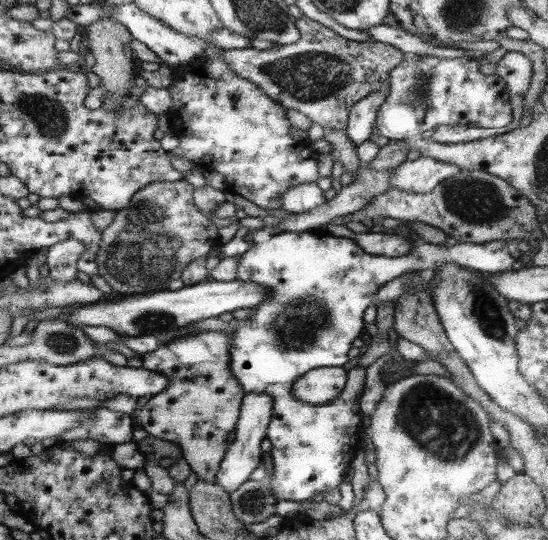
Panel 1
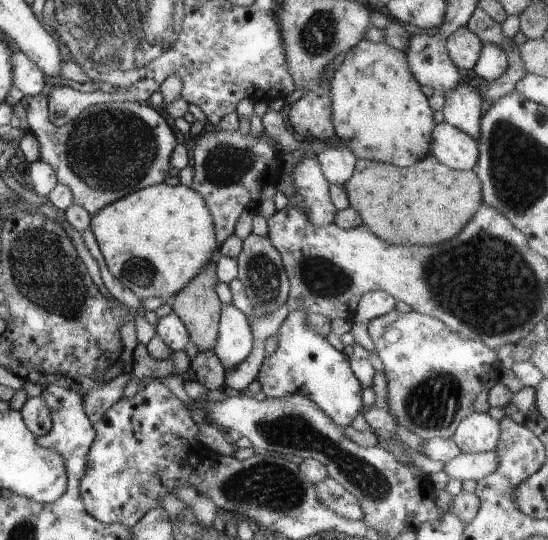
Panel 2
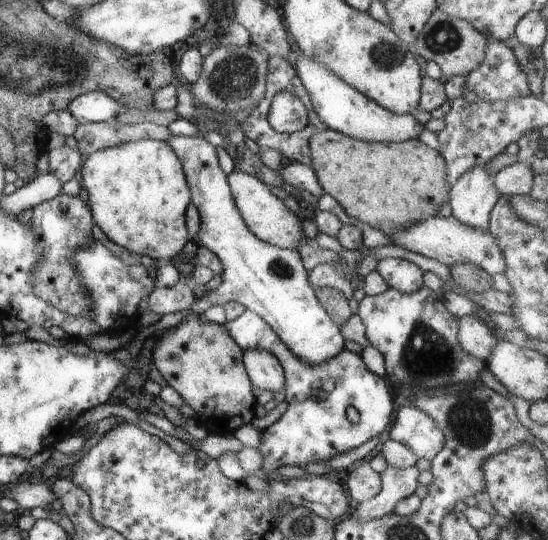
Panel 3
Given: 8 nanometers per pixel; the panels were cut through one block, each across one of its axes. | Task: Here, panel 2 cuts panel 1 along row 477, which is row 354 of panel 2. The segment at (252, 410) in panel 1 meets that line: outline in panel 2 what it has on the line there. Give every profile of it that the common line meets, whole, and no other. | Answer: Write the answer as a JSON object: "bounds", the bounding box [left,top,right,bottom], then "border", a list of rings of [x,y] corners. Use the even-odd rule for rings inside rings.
{"bounds":[214,304,253,369],"border":[[[233,304],[220,310],[218,342],[214,352],[226,369],[242,362],[253,350],[253,332],[247,316]]]}

